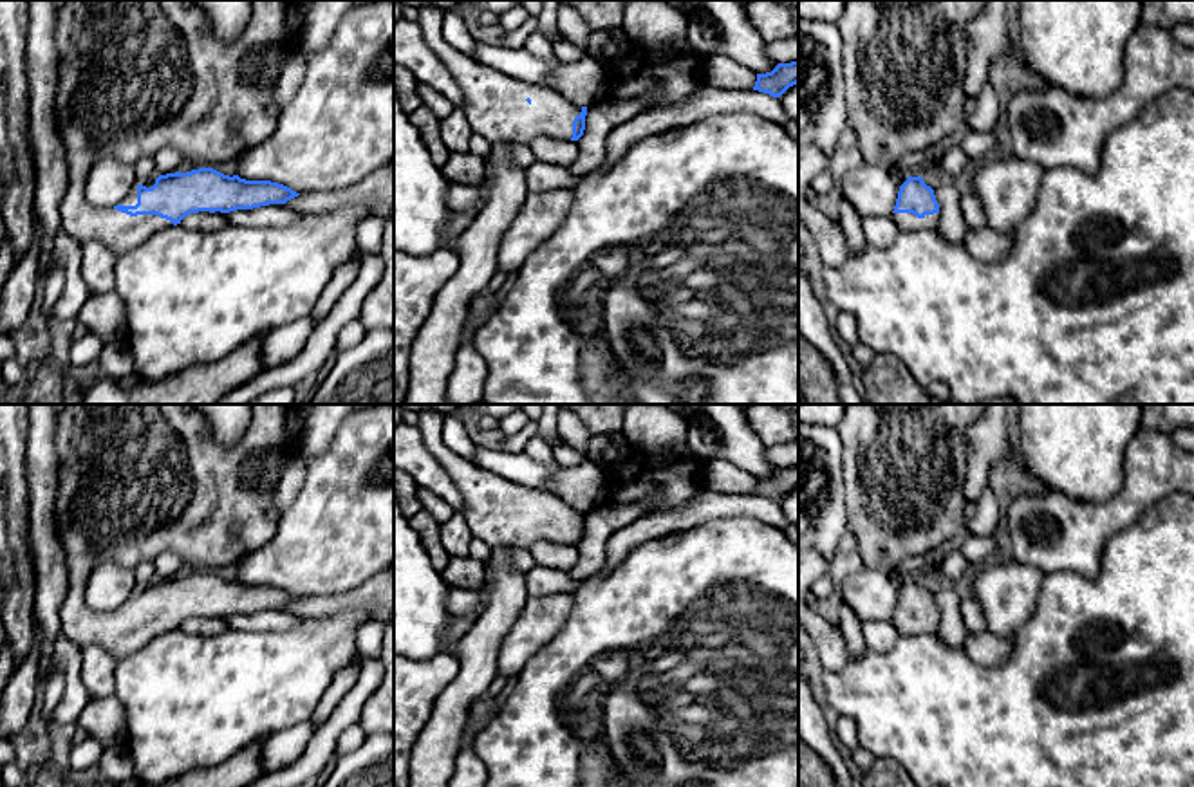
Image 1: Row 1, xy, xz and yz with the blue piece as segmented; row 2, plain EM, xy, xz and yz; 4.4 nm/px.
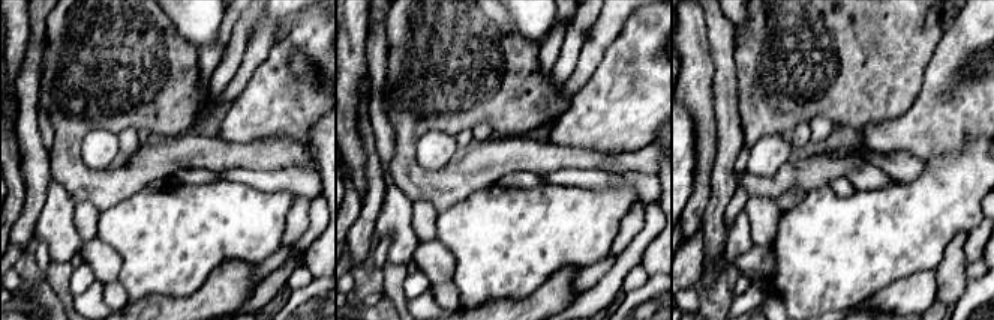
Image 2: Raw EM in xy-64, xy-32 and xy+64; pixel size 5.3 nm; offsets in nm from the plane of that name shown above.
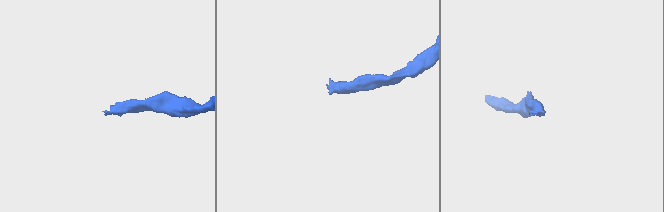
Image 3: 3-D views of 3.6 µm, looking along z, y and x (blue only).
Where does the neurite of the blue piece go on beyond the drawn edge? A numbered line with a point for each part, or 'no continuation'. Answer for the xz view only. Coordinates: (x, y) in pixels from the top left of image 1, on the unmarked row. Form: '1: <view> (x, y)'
1: xz (495, 511)

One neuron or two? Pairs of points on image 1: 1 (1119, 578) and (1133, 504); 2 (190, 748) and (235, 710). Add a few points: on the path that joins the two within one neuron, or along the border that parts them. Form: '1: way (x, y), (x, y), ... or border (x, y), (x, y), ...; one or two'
1: border (1160, 500), (1110, 540), (1102, 562); two
2: way (201, 737), (212, 726), (219, 726), (224, 721); one

